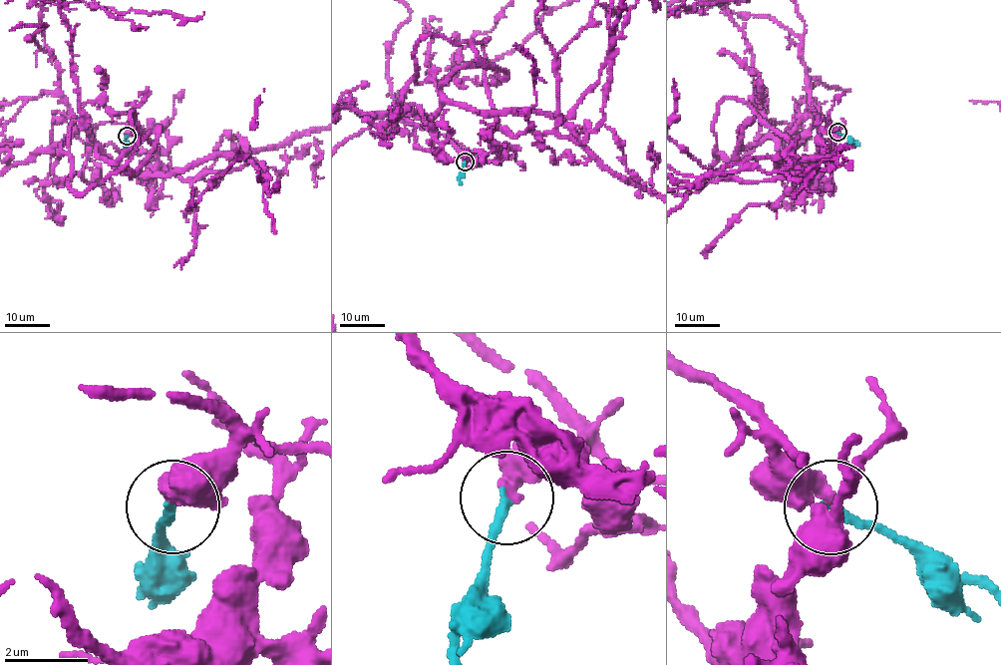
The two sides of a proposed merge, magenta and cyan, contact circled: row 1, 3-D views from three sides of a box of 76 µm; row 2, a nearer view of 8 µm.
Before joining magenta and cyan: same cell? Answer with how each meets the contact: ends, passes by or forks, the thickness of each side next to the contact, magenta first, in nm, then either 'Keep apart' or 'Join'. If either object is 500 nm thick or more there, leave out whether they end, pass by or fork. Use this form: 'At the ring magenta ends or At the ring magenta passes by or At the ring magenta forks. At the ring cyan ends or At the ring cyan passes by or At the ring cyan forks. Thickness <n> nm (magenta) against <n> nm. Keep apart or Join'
Thickness 500 nm (magenta) against 220 nm. Join

